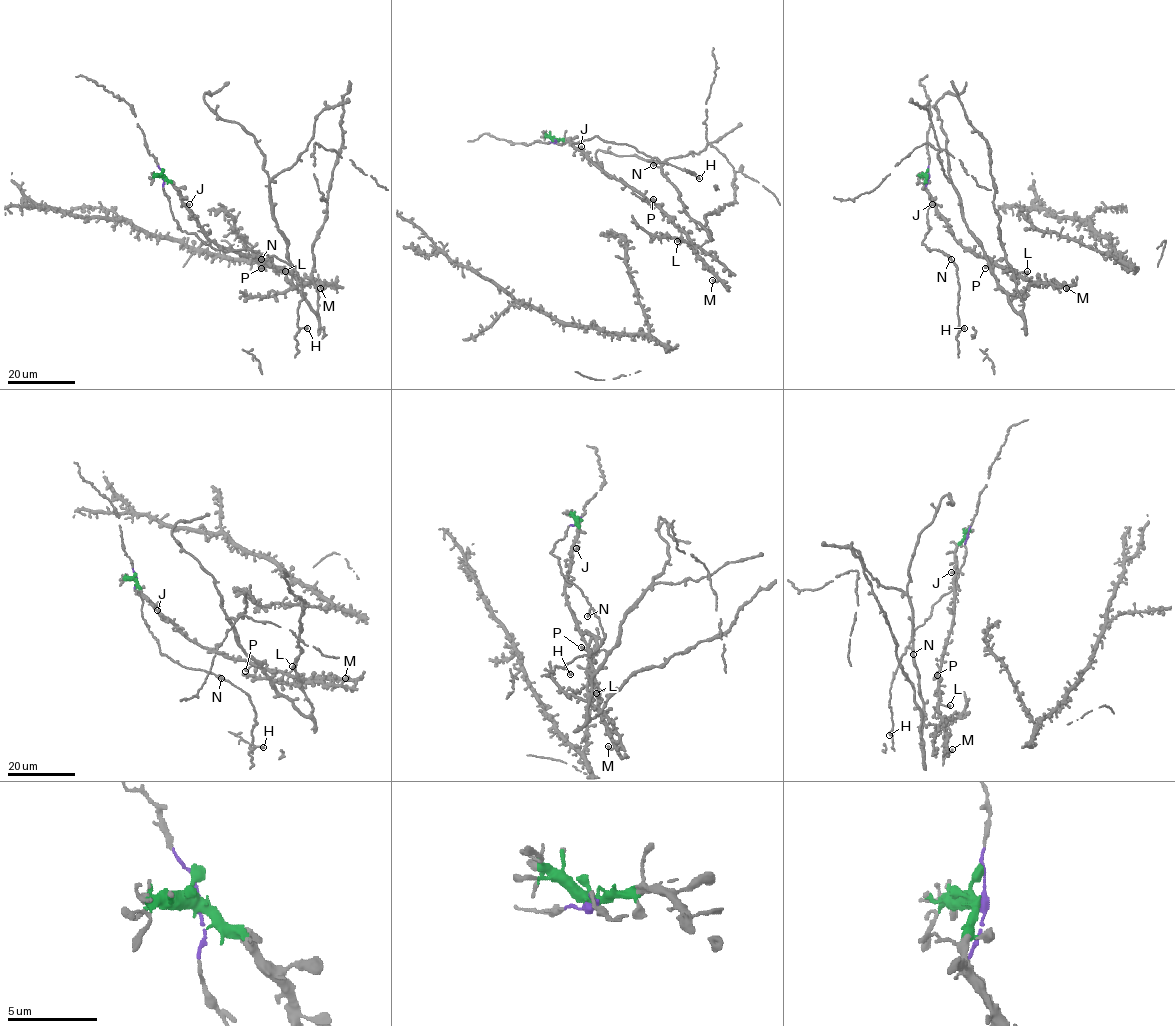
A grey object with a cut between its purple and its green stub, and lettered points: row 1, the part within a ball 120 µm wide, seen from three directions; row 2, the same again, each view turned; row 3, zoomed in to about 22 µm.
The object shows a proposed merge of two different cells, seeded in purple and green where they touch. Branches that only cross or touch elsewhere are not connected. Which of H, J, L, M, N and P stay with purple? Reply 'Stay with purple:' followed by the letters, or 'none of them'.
Stay with purple: H, N

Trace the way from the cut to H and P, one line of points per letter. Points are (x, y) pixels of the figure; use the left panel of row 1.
H: (162, 176), (164, 194), (183, 231), (213, 248), (266, 253), (294, 268), (302, 287), (297, 326), (307, 328)
P: (162, 176), (172, 183), (183, 204), (211, 240), (224, 248), (259, 257), (264, 262), (261, 268)

